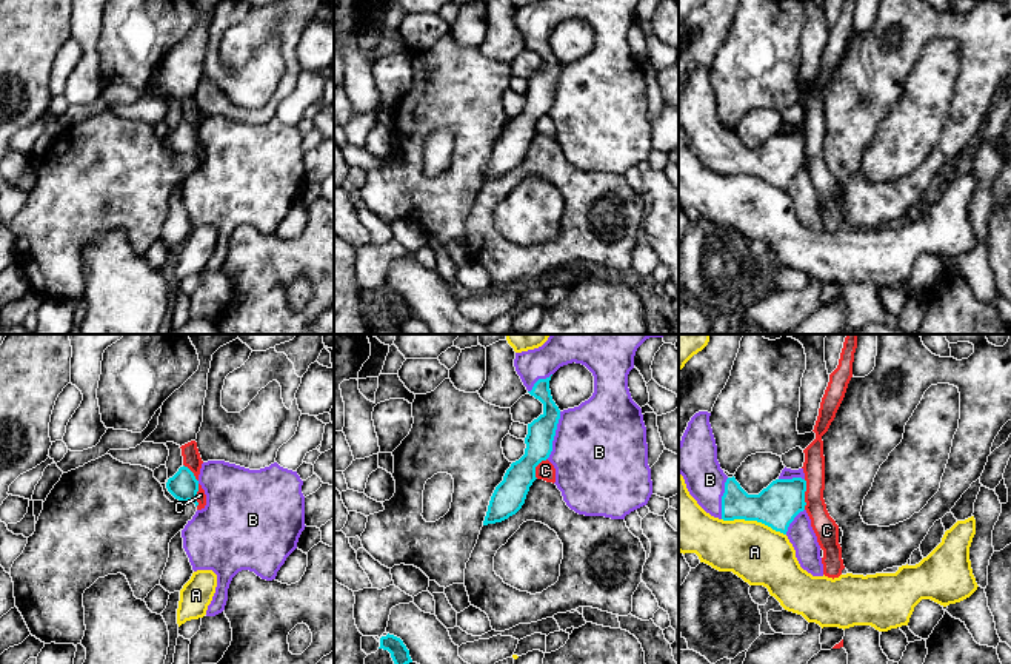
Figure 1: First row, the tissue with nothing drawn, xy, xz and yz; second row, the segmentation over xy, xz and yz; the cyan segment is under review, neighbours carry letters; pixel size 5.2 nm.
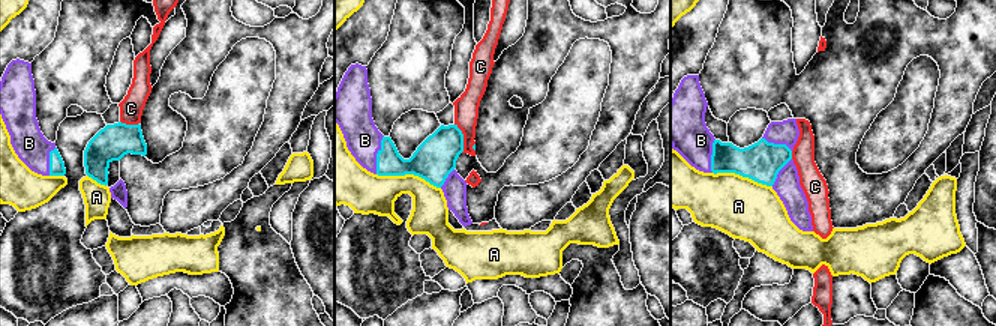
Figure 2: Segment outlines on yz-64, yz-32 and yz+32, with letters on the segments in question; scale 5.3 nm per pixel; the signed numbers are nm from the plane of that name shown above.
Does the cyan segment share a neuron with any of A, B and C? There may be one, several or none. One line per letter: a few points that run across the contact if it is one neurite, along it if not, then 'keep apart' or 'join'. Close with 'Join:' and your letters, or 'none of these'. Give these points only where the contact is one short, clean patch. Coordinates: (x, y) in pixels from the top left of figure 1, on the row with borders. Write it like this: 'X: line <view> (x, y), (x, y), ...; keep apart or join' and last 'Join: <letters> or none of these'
A: line yz (722, 518), (756, 519), (785, 535); keep apart
B: join
C: line yz (804, 479), (805, 509); keep apart
Join: B

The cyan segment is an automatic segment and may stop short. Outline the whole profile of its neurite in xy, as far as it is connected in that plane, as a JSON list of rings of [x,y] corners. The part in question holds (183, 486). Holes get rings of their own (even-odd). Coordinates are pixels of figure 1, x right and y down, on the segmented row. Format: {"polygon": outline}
{"polygon": [[[180,467],[179,471],[168,479],[166,482],[168,491],[182,502],[197,502],[199,481],[194,473],[188,467]]]}

